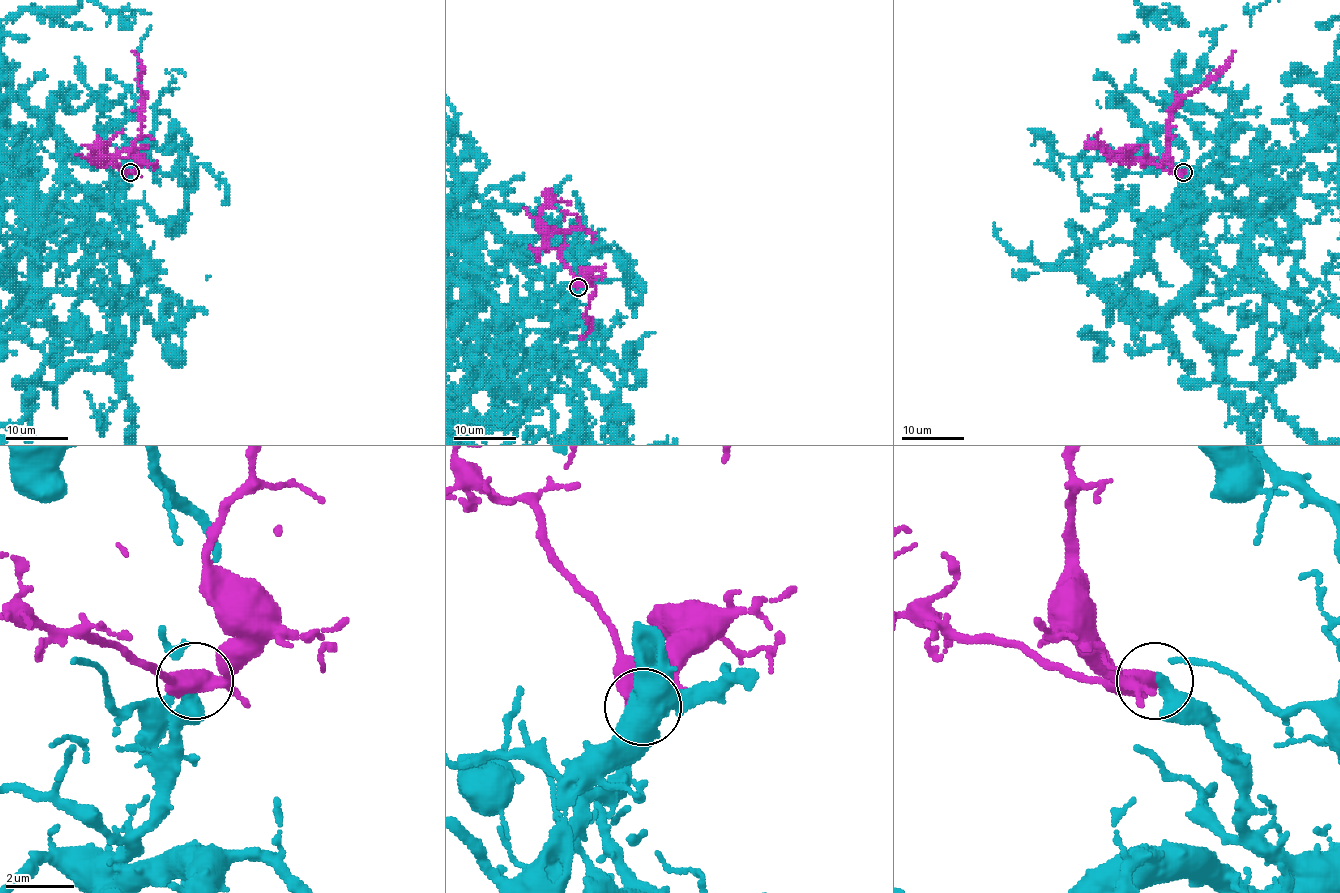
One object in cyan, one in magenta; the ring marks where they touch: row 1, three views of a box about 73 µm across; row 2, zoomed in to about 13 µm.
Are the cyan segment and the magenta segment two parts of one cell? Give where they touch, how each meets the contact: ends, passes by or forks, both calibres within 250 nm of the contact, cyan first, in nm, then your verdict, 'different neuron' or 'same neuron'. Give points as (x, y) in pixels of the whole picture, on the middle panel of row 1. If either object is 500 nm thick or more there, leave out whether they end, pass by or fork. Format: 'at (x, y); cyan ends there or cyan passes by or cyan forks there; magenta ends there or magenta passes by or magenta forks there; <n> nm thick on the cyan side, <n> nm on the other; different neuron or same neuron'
at (578, 287); cyan ends there; magenta passes by; 400 nm thick on the cyan side, 480 nm on the other; same neuron

